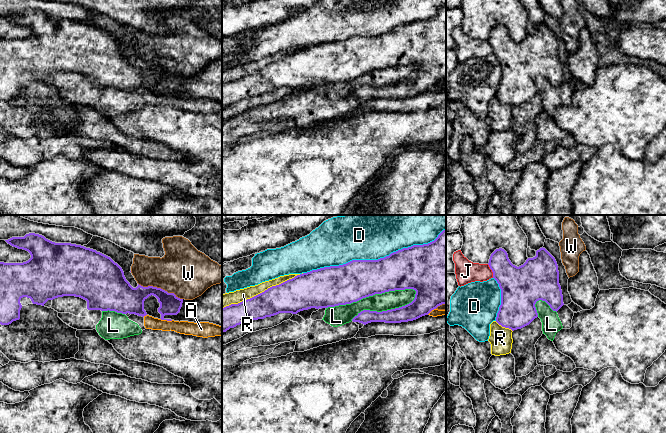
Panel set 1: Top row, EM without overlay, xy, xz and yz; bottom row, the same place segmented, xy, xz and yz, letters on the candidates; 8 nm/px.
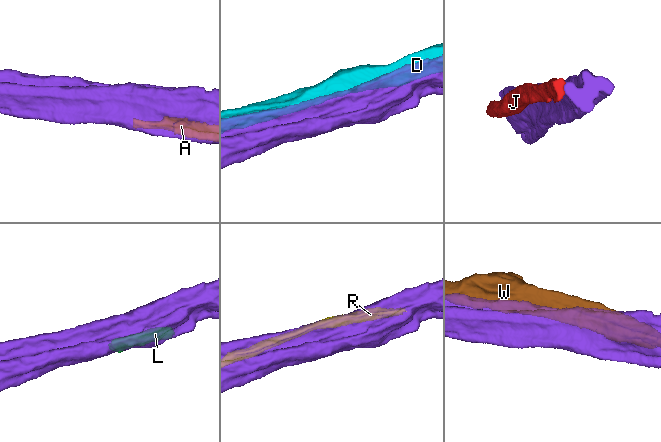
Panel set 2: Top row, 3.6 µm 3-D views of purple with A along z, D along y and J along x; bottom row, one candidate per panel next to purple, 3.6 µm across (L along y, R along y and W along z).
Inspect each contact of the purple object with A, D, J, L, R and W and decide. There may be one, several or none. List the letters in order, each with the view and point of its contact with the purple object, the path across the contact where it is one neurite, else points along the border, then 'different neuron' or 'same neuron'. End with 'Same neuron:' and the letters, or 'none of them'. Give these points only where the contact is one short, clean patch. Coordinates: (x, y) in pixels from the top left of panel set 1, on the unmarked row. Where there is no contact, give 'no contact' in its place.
A: meets purple in xy at (166, 95); different neuron
D: meets purple in xz at (374, 36); different neuron
J: meets purple in yz at (492, 47); different neuron
L: meets purple in xz at (371, 71); different neuron
R: meets purple in xz at (262, 68); different neuron
W: meets purple in xy at (160, 64); different neuron
Same neuron: none of them

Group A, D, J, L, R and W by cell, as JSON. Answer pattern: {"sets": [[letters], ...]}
{"sets": [["A", "L"], ["D"], ["J"], ["R"], ["W"]]}

